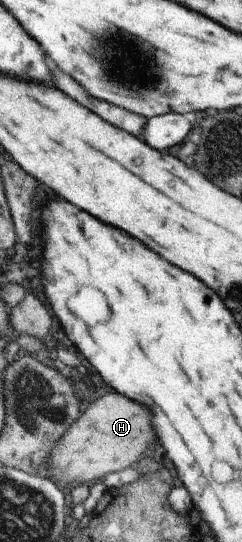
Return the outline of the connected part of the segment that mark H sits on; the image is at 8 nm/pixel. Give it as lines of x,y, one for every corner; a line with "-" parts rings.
118,392
104,394
102,398
90,399
84,403
80,416
68,430
56,440
46,466
48,480
65,490
92,480
103,481
108,474
134,466
148,446
156,440
152,432
152,410
148,406
136,404

